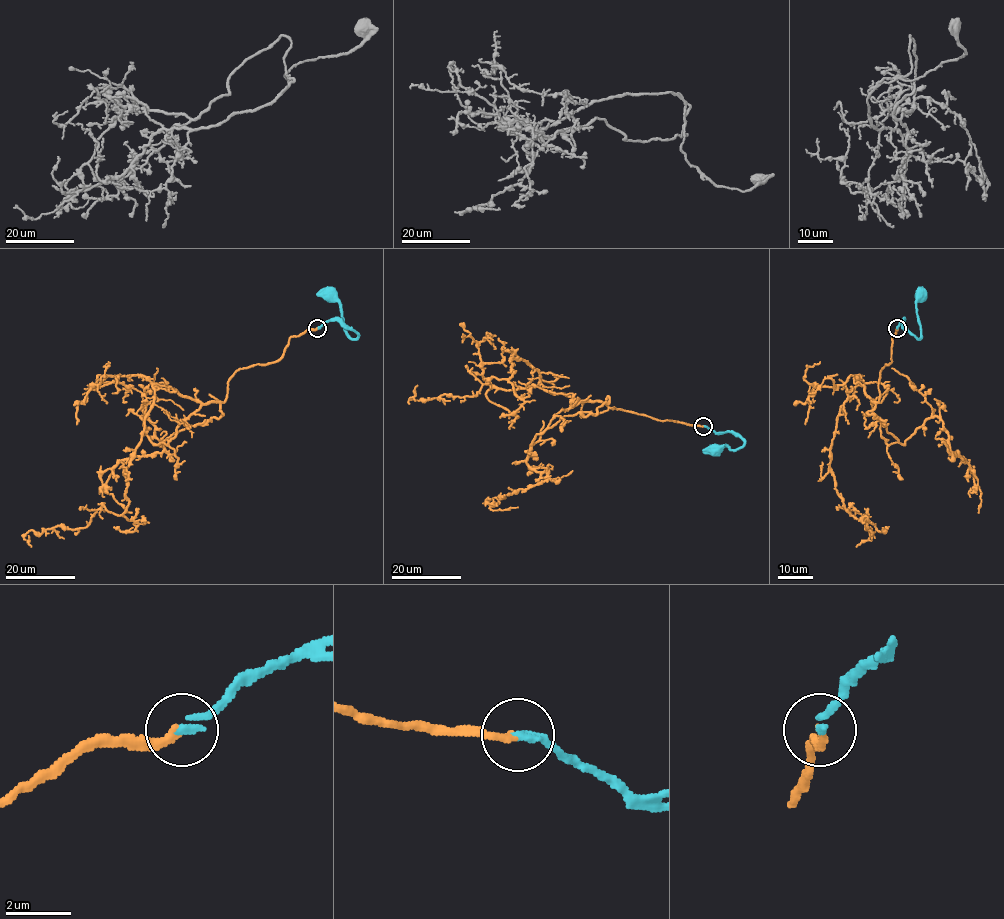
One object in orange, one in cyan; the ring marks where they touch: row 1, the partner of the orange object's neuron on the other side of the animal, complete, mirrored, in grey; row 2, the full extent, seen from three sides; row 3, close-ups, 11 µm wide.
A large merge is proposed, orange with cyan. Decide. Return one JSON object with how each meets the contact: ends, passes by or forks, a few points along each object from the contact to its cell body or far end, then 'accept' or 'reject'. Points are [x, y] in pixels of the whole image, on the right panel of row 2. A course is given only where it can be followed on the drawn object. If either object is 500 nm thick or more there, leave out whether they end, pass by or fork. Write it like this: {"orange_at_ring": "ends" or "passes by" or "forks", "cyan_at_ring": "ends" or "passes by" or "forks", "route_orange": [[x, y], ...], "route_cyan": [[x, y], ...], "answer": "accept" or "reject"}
{"orange_at_ring": "ends", "cyan_at_ring": "ends", "route_orange": [[897, 328], [878, 402], [855, 385], [830, 449], [836, 493], [871, 530], [856, 546]], "route_cyan": [[897, 328], [903, 320], [906, 329], [919, 339], [916, 305], [921, 296]], "answer": "accept"}

